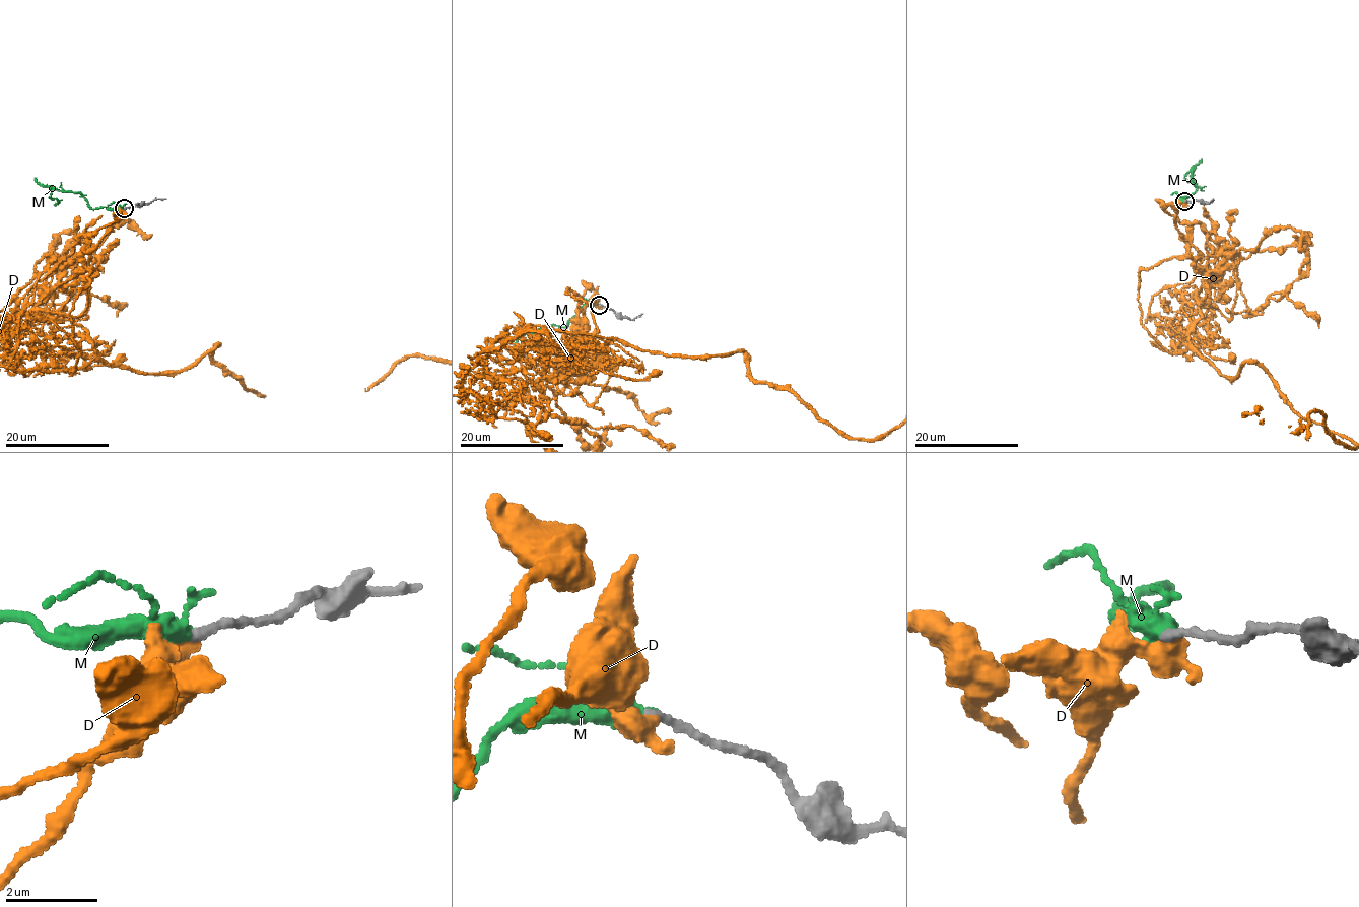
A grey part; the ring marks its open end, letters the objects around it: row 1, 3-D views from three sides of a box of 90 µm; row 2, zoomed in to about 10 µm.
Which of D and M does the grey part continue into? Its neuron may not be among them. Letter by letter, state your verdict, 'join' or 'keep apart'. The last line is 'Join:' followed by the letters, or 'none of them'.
D: keep apart
M: join
Join: M

